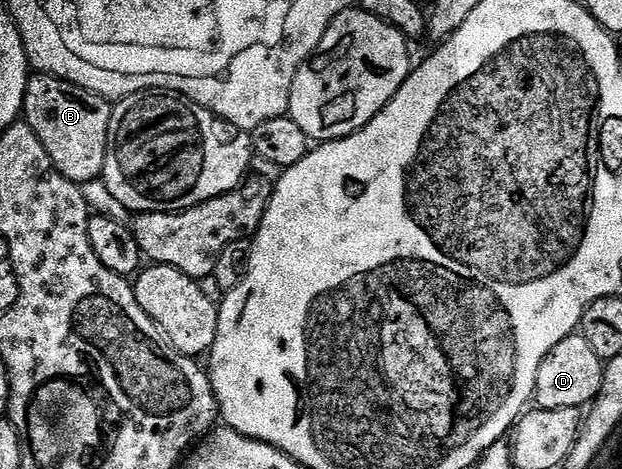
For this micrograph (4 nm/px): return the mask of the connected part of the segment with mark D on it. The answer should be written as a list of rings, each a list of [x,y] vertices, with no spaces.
[[[582,333],[565,337],[565,341],[553,345],[553,349],[537,369],[534,406],[541,411],[586,408],[599,396],[599,390],[603,384],[604,366],[604,360],[599,359],[597,353],[593,353],[589,341],[585,341]]]

